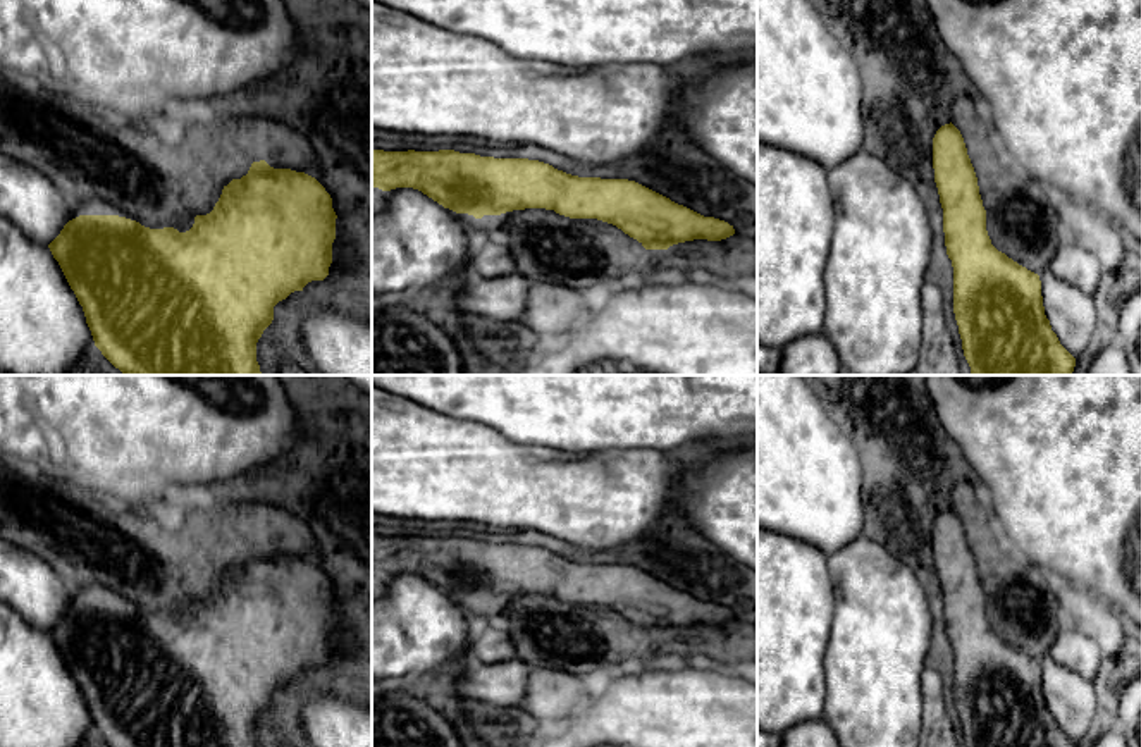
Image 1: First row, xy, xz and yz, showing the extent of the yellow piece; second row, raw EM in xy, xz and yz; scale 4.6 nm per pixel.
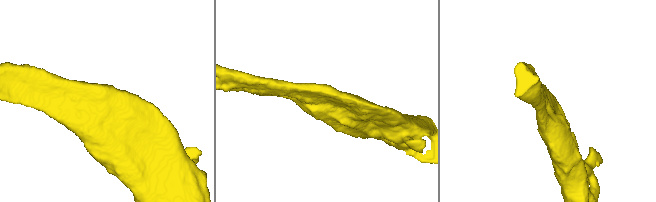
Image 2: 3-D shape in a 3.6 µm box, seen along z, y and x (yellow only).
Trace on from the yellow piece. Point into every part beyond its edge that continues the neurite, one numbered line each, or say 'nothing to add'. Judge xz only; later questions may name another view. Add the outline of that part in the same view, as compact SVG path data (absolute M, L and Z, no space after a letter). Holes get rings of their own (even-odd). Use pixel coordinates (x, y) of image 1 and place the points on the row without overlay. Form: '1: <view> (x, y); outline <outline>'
nothing to add

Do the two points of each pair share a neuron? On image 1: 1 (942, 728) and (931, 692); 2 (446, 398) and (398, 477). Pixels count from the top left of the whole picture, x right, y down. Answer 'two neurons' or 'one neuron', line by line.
1: one neuron
2: two neurons

